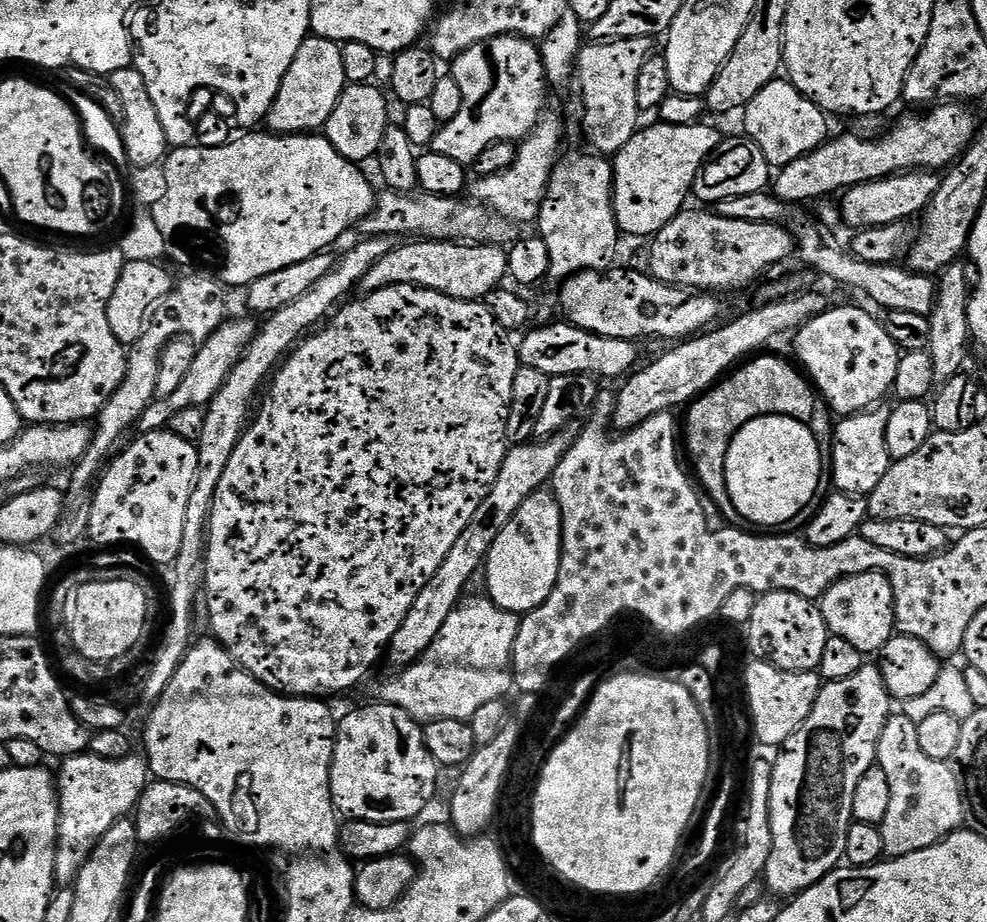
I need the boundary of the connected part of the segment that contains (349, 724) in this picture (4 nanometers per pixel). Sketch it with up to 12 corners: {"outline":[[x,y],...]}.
{"outline":[[406,710],[340,716],[330,770],[341,817],[409,822],[436,795]]}

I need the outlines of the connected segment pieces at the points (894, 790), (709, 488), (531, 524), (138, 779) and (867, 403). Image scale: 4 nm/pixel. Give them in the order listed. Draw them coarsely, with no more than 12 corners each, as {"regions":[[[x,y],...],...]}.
{"regions":[[[889,716],[876,764],[890,782],[885,857],[966,824],[964,789],[917,724]],[[757,355],[687,409],[699,487],[728,522],[738,430],[763,416],[808,422],[817,389],[799,367]],[[535,492],[486,561],[487,595],[507,612],[542,606],[562,554],[562,514]],[[143,755],[69,756],[56,883],[68,886],[150,783]],[[864,308],[799,329],[799,363],[837,417],[895,389],[902,350]]]}

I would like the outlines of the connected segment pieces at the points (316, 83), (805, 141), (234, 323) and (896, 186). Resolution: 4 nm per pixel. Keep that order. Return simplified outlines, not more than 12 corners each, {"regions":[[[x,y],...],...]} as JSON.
{"regions":[[[309,34],[268,112],[273,134],[323,129],[348,85],[341,45]],[[787,79],[742,109],[743,135],[784,169],[829,139],[824,109]],[[229,319],[197,347],[170,398],[146,406],[138,425],[167,429],[178,410],[204,408],[256,337]],[[909,170],[843,193],[852,230],[919,217],[940,190]]]}

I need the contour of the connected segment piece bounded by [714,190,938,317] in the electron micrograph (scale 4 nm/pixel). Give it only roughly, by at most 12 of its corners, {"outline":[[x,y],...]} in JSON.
{"outline":[[771,191],[719,200],[722,218],[778,224],[812,268],[888,312],[929,317],[937,283],[862,262]]}

